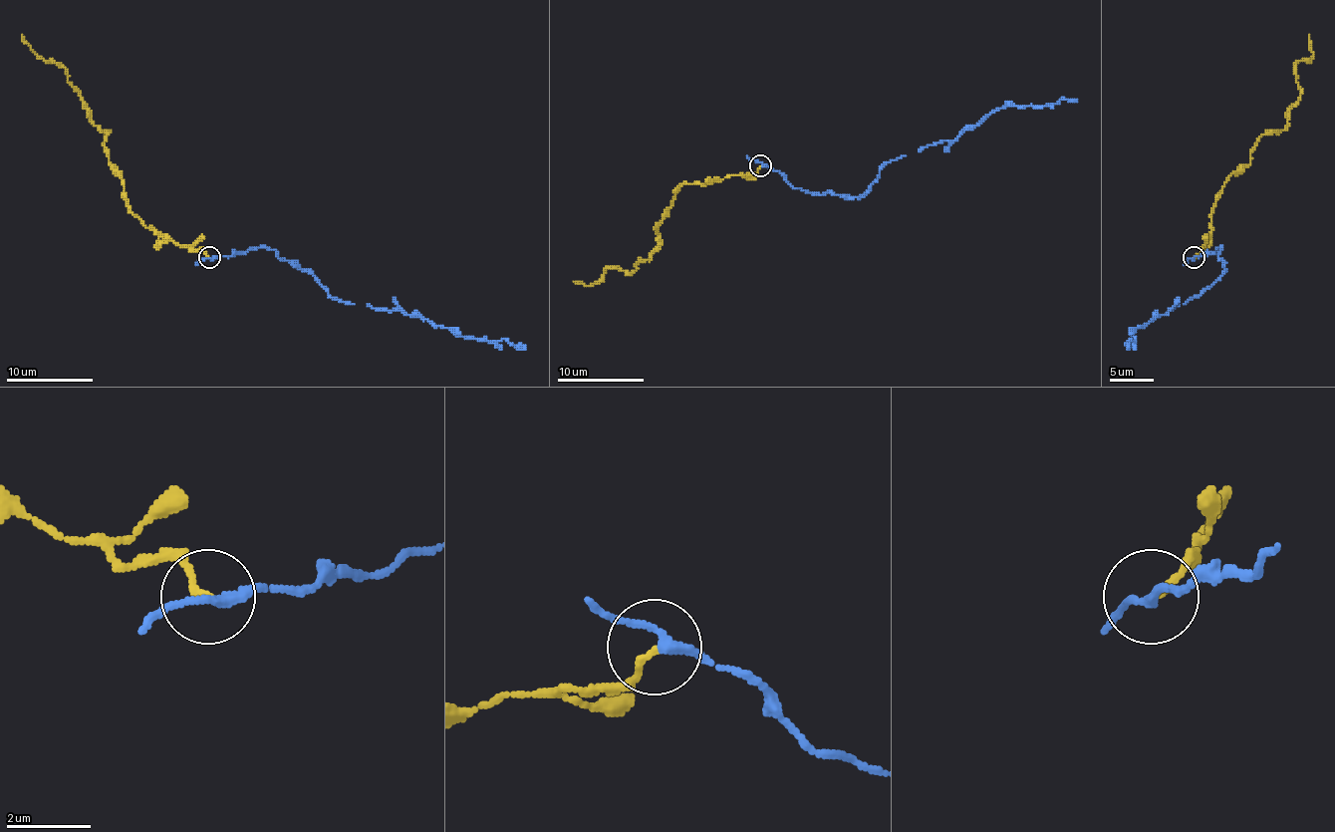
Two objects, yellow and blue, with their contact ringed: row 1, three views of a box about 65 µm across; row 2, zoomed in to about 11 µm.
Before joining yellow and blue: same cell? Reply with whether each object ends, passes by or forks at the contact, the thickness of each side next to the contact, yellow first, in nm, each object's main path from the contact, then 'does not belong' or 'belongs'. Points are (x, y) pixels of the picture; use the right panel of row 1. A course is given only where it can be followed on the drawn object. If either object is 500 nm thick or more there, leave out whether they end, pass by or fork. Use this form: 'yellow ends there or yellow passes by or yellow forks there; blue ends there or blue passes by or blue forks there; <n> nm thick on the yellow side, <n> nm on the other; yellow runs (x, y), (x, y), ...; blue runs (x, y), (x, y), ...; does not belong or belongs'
yellow ends there; blue passes by; 160 nm thick on the yellow side, 200 nm on the other; yellow runs (1194, 258), (1226, 180), (1250, 162), (1263, 135), (1287, 126), (1300, 98), (1296, 65), (1313, 54), (1309, 35); blue runs (1194, 258), (1213, 254), (1220, 247), (1217, 256), (1224, 271), (1199, 295), (1136, 330), (1127, 349); belongs

